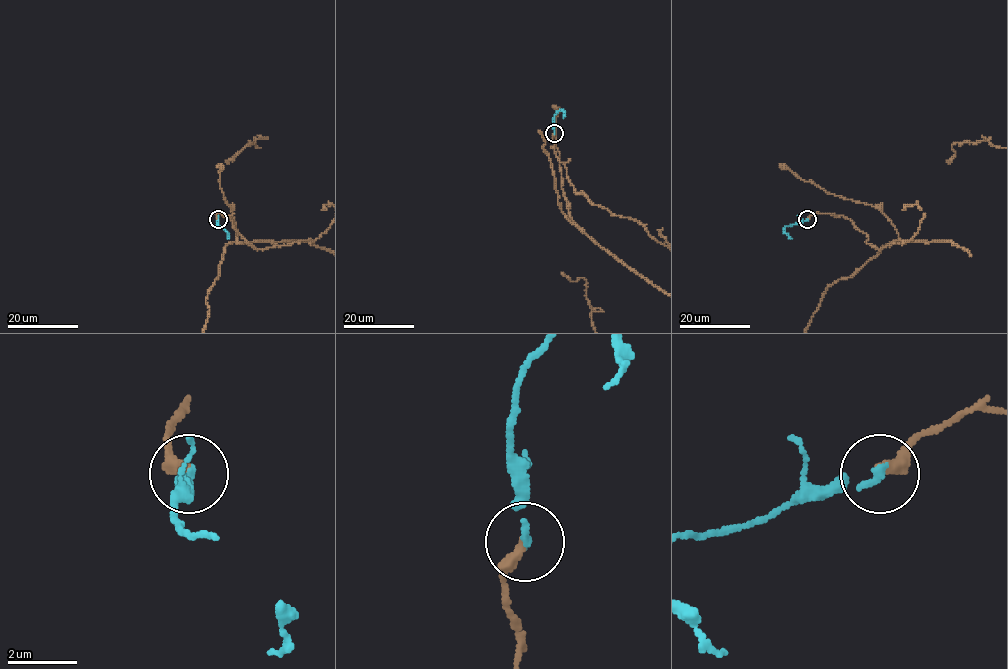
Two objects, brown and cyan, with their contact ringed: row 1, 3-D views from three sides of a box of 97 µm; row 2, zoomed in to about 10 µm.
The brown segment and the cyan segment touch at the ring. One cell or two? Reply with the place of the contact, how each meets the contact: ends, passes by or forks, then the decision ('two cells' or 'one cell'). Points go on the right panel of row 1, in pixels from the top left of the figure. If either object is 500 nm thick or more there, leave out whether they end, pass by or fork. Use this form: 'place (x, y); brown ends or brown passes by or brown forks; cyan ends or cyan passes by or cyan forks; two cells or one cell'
place (807, 219); brown ends; cyan ends; one cell

